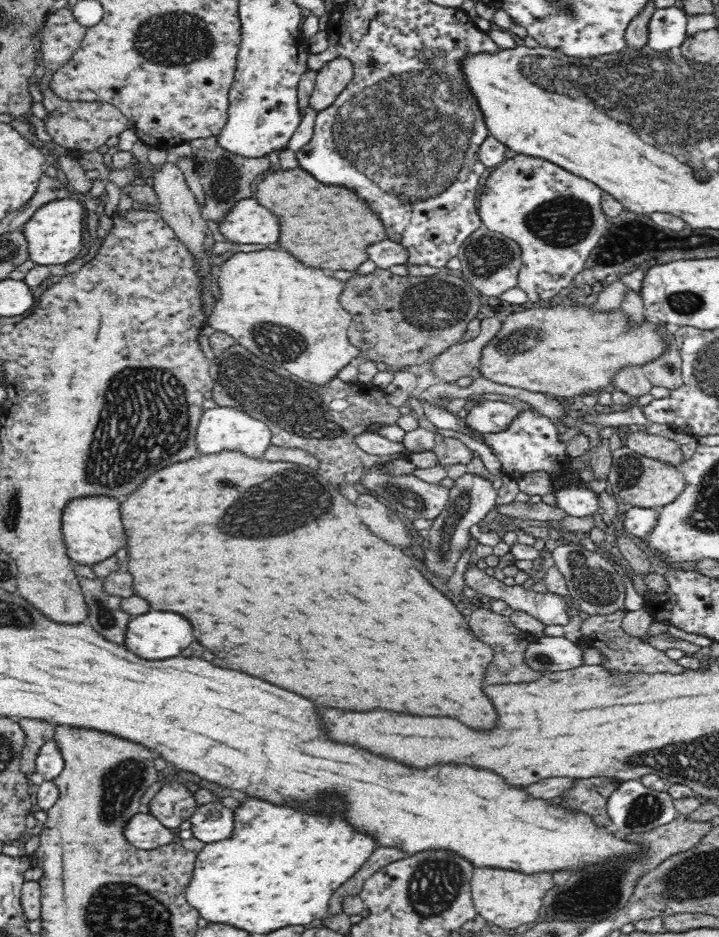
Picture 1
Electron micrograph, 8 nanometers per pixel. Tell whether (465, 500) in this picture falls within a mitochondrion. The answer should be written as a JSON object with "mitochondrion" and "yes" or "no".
{"mitochondrion":"yes"}

